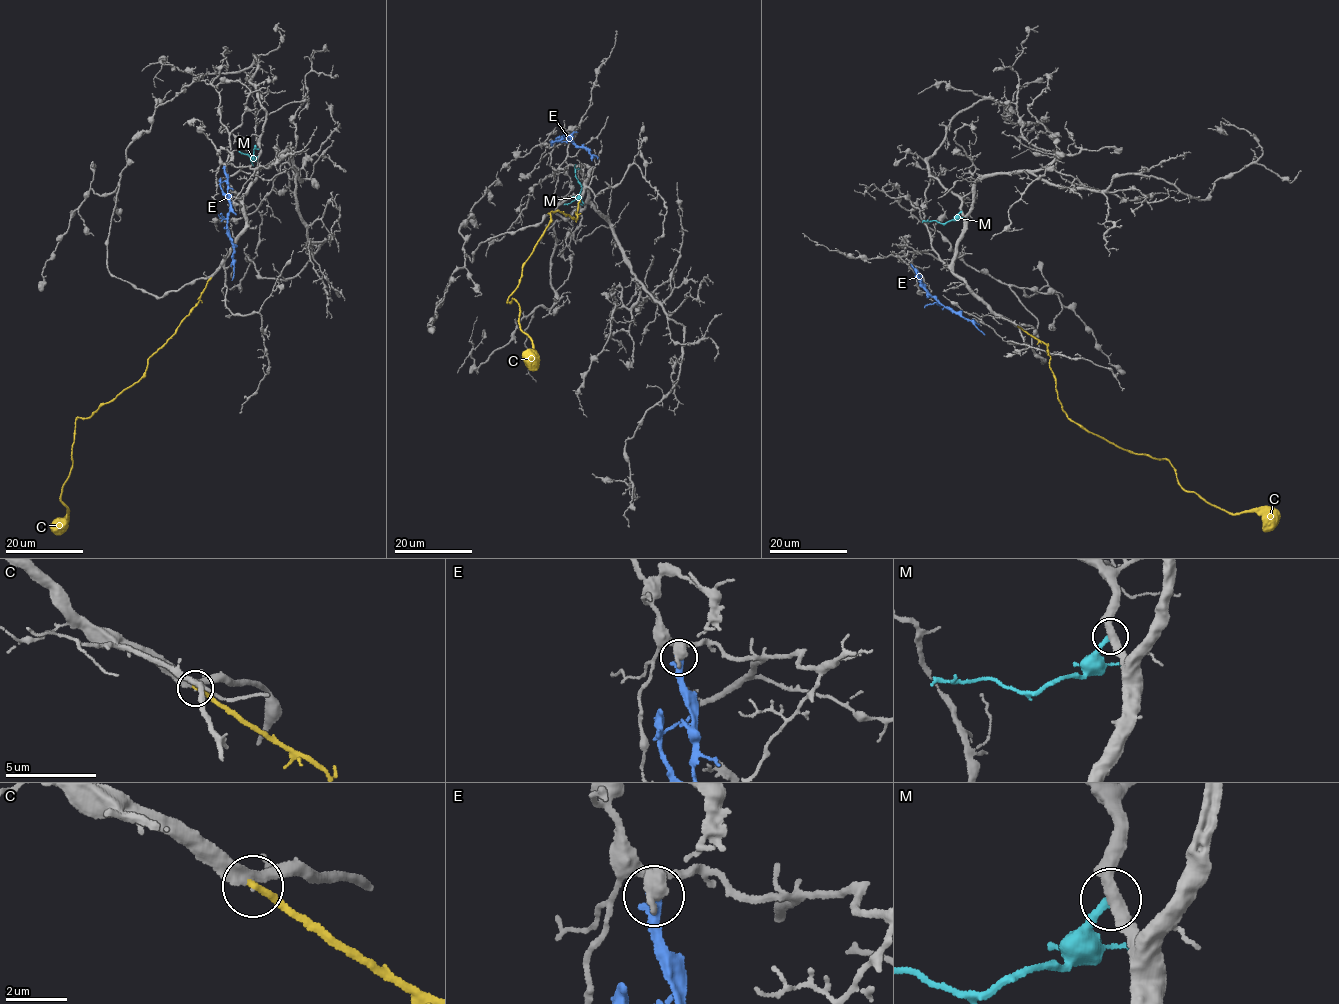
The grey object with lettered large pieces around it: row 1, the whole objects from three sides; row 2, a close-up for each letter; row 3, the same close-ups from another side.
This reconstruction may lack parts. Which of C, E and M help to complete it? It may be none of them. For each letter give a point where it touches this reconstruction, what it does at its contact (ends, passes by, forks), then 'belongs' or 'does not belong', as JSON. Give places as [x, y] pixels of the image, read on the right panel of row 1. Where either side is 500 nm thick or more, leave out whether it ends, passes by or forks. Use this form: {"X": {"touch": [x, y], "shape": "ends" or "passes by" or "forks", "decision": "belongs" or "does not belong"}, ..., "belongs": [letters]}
{"C": {"touch": [1018, 327], "shape": "ends", "decision": "belongs"}, "E": {"touch": [911, 265], "decision": "does not belong"}, "M": {"touch": [961, 211], "shape": "ends", "decision": "does not belong"}, "belongs": ["C"]}

